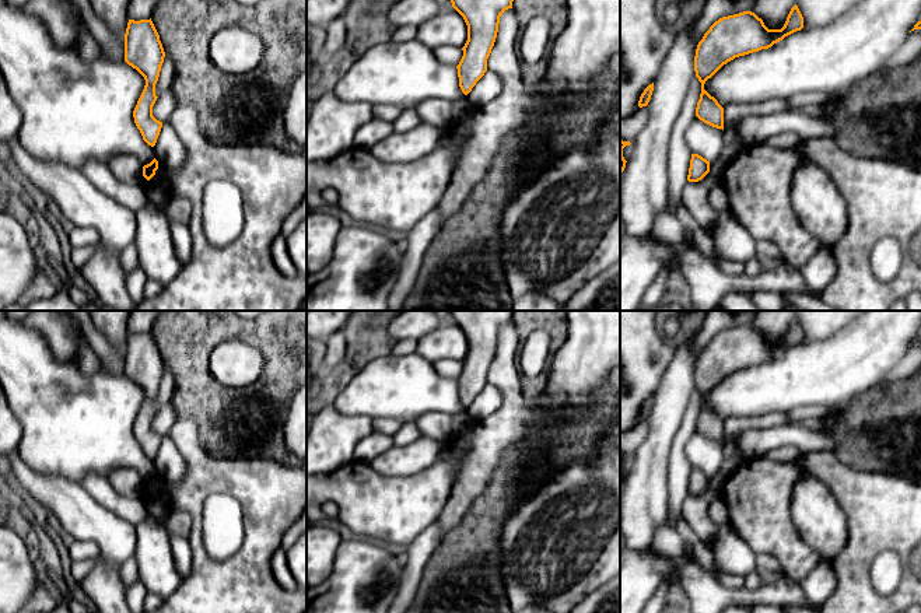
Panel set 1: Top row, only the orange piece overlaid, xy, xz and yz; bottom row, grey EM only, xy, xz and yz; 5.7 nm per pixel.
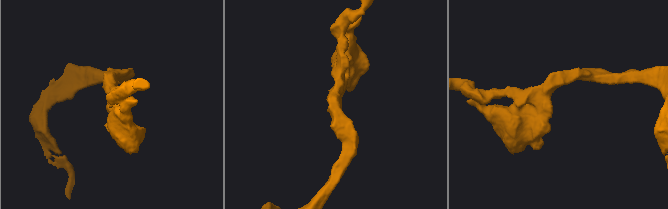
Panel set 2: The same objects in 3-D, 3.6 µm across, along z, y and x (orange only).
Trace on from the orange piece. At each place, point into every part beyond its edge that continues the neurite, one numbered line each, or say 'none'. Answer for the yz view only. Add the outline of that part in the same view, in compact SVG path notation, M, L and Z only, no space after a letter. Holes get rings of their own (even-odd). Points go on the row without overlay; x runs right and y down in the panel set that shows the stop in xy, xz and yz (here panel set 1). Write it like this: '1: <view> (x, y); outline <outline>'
none

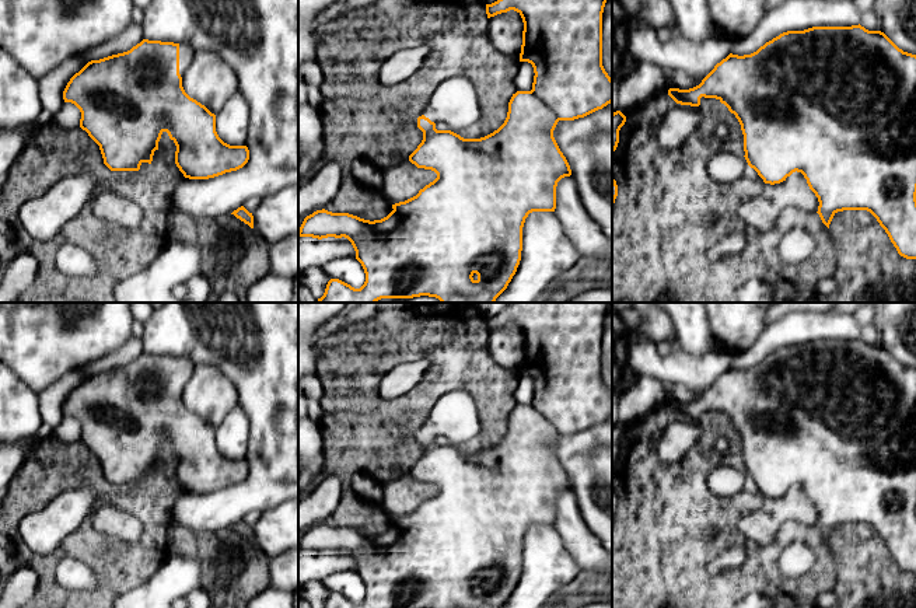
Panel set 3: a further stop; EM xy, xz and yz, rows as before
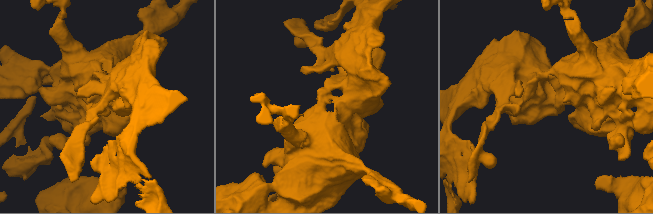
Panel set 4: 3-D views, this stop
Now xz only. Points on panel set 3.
1: xz (454, 416); outline M462 391L443 395L433 406L423 429L436 438L458 447L480 431L479 413L472 396Z
2: xz (401, 433); outline M399 429L396 431L396 437L401 438L401 440L417 438L417 433L408 433L403 429Z

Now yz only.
1: yz (723, 479); outline M719 462L707 475L707 486L717 496L733 496L744 490L749 482L745 471Z

